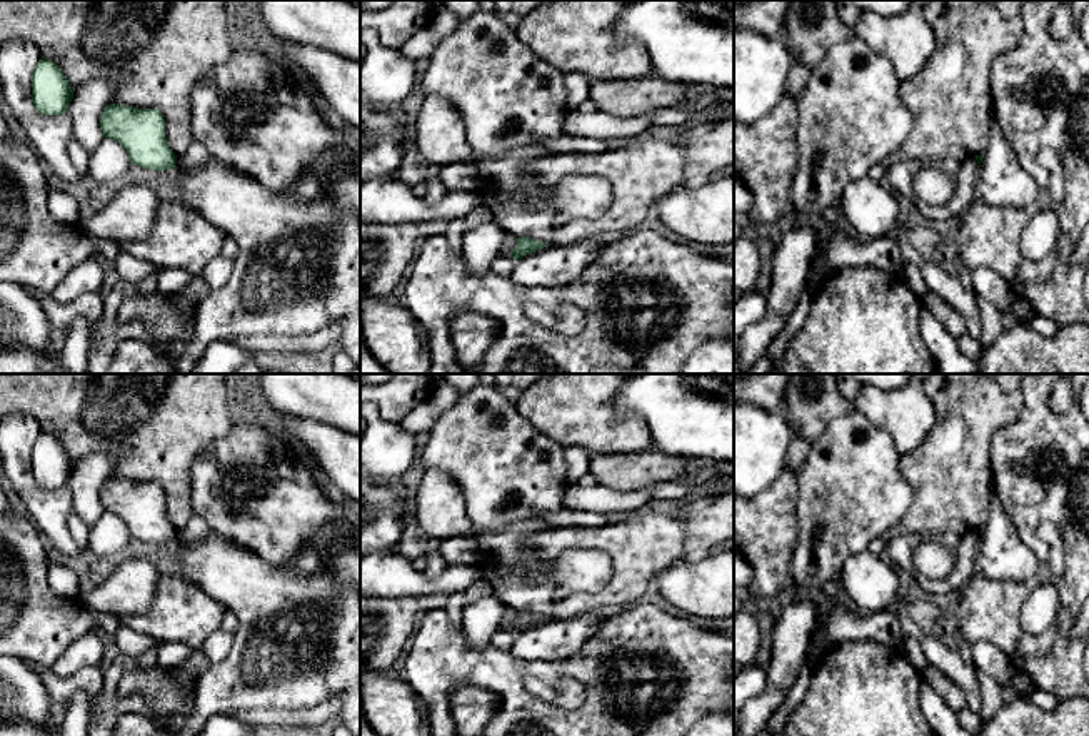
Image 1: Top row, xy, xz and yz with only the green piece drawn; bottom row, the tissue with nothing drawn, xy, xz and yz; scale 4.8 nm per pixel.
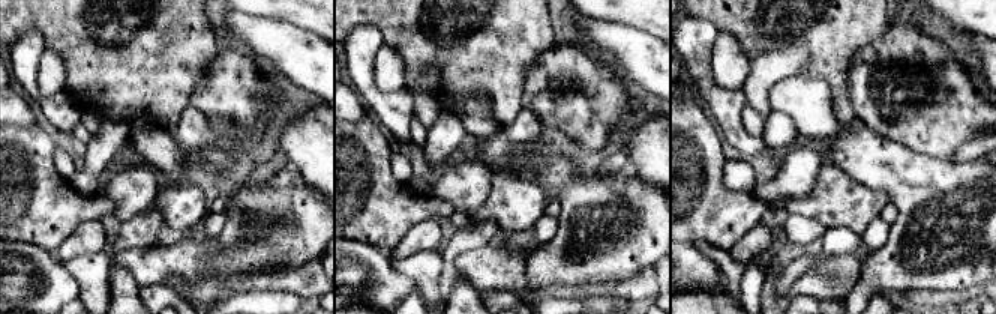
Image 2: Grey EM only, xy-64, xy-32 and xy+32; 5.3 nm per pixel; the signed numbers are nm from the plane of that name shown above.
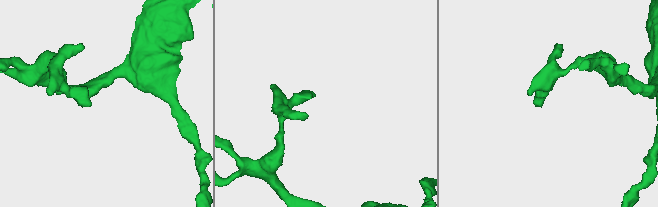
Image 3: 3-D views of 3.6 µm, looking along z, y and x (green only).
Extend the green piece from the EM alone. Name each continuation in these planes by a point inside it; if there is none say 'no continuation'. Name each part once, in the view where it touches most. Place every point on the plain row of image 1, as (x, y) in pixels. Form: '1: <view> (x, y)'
no continuation

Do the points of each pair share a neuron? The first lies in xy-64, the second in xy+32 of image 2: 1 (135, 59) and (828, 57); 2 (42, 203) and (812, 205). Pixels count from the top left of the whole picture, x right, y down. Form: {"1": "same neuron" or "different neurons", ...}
{"1": "same neuron", "2": "different neurons"}

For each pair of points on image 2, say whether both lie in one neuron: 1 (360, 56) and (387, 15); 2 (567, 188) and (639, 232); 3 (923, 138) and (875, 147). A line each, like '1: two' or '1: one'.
1: two
2: one
3: two

